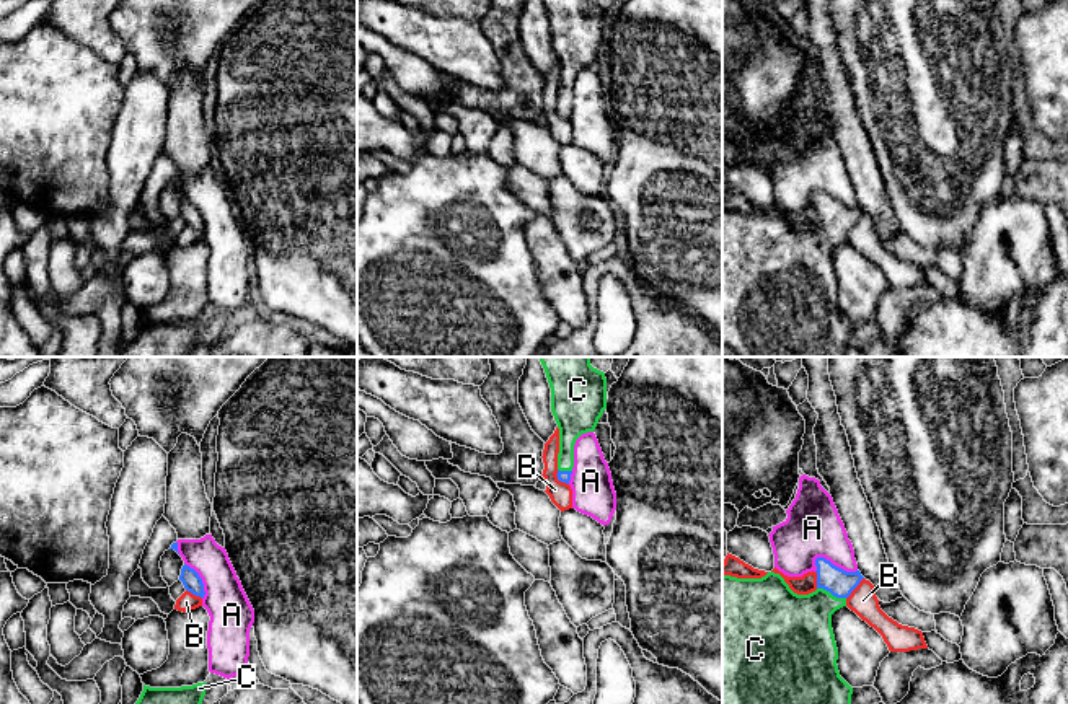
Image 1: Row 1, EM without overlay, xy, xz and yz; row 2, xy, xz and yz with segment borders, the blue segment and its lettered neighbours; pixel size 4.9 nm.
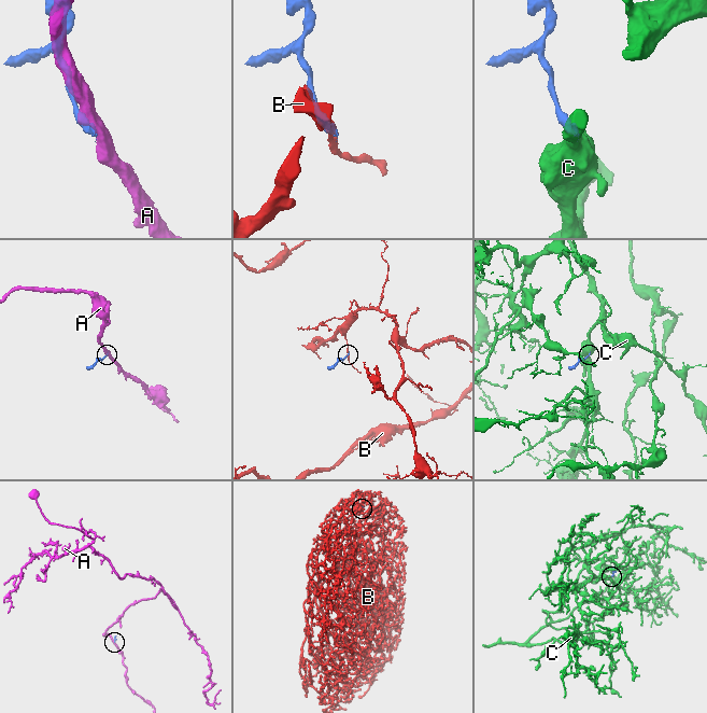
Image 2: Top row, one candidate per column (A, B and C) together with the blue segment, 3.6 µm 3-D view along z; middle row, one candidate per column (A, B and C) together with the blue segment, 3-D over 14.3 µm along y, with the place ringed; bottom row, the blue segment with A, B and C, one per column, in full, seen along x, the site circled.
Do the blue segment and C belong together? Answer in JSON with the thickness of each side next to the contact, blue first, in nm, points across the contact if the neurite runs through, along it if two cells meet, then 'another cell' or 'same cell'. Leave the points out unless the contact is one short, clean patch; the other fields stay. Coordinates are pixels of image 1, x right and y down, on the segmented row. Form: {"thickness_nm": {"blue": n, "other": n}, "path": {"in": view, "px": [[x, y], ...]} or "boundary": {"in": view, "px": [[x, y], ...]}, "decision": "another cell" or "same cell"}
{"thickness_nm": {"blue": 140, "other": 360}, "path": {"in": "yz", "px": [[838, 582], [832, 594], [796, 629]]}, "decision": "same cell"}

